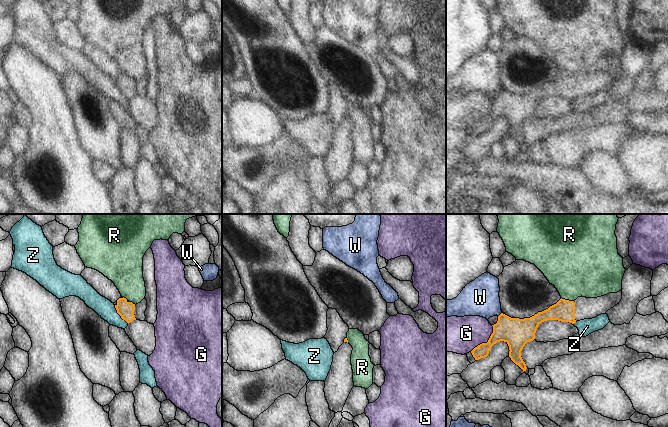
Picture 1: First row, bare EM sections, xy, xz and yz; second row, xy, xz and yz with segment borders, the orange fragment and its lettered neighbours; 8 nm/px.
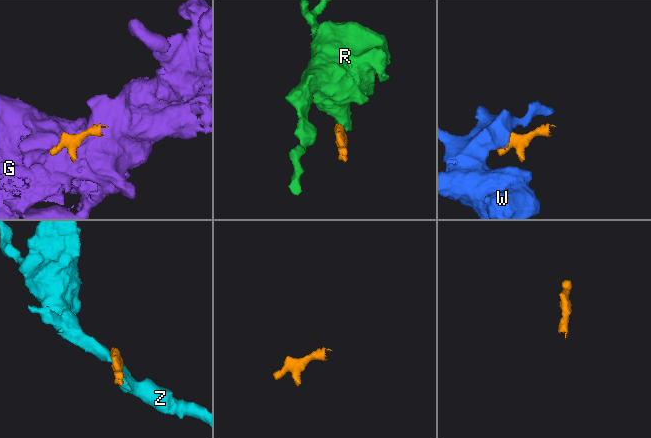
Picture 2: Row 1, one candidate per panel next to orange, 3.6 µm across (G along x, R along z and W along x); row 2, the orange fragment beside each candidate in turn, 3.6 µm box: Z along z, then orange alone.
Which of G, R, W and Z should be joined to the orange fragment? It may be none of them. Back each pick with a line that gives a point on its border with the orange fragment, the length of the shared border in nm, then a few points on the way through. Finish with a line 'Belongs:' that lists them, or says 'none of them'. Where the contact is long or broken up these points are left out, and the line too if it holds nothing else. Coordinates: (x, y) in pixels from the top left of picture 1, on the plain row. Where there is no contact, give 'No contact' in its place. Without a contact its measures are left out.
Belongs: none of them.

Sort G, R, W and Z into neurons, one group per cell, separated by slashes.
G / R / W / Z

